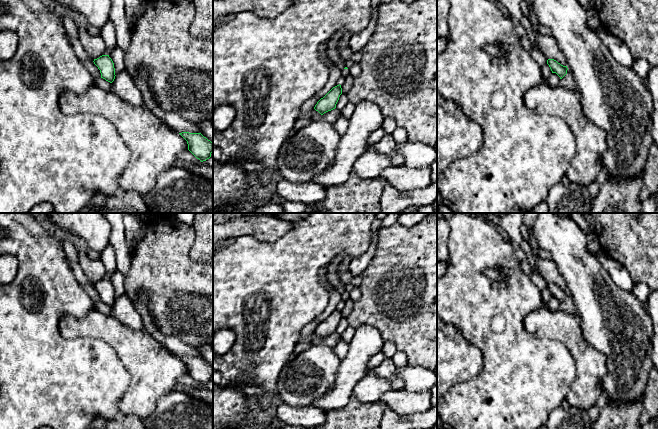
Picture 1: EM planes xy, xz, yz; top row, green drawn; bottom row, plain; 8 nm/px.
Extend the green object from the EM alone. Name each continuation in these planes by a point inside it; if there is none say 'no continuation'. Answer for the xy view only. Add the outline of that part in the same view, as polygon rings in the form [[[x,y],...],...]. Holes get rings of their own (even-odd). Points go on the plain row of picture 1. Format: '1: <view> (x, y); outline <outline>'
no continuation

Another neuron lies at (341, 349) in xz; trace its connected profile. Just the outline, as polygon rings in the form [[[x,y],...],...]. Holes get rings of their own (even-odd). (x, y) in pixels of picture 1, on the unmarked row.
[[[340,339],[333,351],[340,360],[343,360],[348,353],[348,344]]]

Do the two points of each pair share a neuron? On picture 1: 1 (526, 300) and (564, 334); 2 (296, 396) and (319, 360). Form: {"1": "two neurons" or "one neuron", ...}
{"1": "two neurons", "2": "one neuron"}

